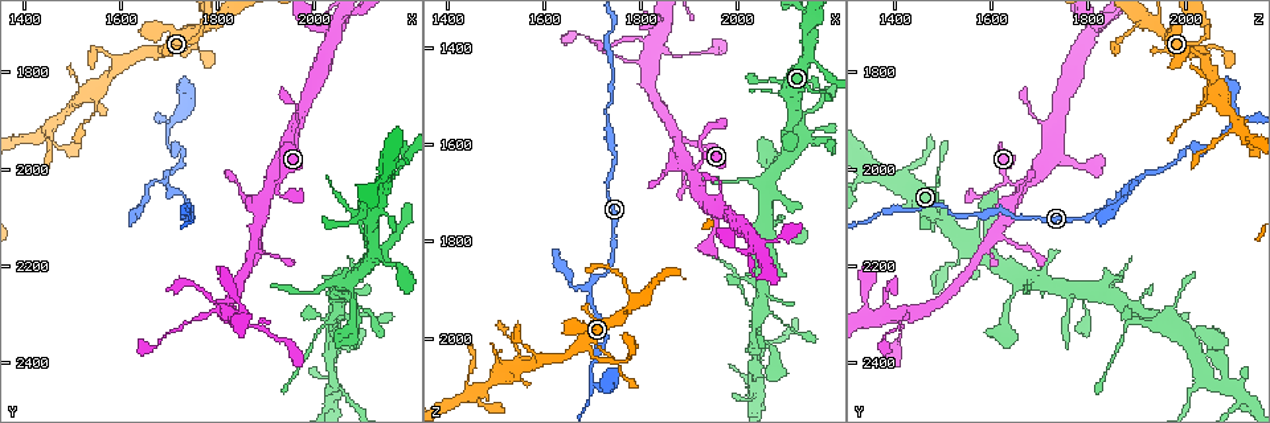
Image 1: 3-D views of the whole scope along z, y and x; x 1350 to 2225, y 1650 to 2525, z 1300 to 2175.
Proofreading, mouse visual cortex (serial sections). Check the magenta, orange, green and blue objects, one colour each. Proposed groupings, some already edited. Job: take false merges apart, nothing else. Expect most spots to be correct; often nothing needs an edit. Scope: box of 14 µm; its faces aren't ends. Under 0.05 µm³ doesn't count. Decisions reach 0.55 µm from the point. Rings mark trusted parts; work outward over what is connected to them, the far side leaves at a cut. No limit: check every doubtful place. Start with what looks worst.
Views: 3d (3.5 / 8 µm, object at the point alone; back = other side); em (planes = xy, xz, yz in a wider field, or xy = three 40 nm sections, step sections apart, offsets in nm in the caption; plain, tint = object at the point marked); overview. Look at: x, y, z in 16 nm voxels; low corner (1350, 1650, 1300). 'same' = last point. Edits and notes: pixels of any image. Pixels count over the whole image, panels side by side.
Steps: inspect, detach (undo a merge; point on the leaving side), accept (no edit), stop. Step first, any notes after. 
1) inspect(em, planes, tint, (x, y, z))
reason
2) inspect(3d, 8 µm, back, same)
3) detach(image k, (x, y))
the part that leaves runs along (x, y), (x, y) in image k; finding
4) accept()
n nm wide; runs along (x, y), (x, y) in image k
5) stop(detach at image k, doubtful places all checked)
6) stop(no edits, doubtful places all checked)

inspect(em, xy, step 2, tint, (1690, 2030, 1890))
abrupt turn

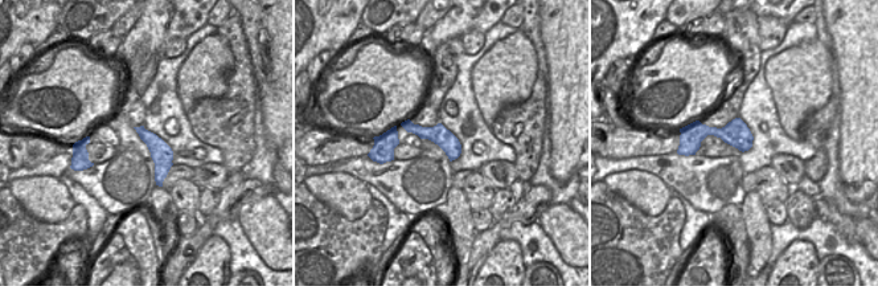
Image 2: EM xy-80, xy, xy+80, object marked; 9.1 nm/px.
inspect(3d, 3.5 µm, same)
see where the arms go

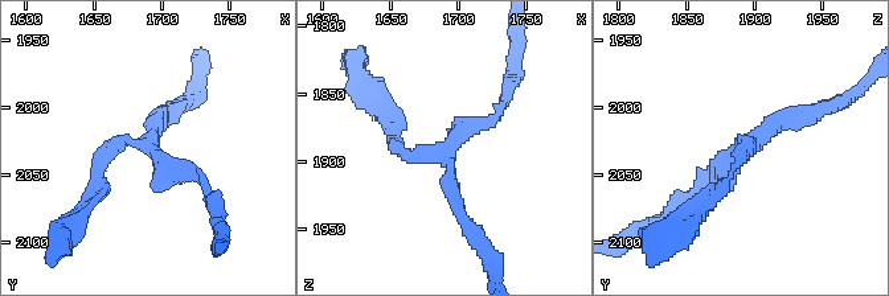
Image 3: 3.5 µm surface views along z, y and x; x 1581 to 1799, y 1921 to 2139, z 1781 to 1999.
accept()
3 arms; arms of 150, 150, 200 nm; runs along (699, 188), (769, 127), (816, 110) in image 3; one cell here

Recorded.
inspect(3d, 3.5 µm, (2050, 2290, 1890))
two arms in line, one across

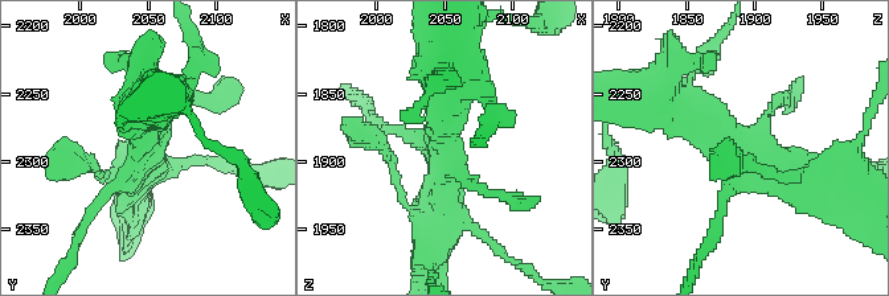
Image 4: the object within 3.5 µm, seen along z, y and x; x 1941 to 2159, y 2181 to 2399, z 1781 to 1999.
inspect(em, xy, step 5, tint, (2050, 2286, 1886))

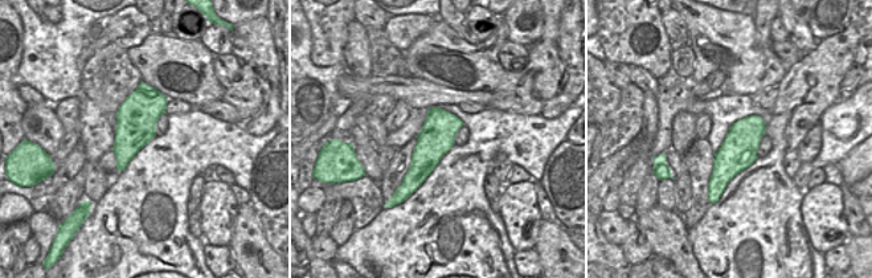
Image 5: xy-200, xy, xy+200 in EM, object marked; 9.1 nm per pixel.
accept()
runs along (660, 99), (810, 172) in image 4; one cell here

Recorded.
inspect(3d, 3.5 µm, (1780, 2300, 1425))
thick turns thin

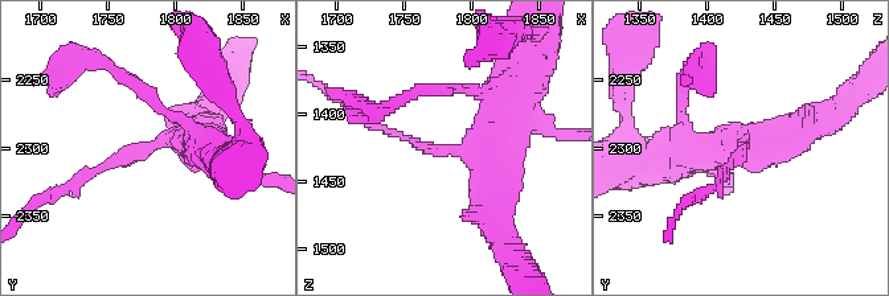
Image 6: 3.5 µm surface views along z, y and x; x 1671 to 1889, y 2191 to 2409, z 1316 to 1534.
inspect(em, planes, tint, (1778, 2300, 1428))
arms of 100, 500 nm; need the tissue

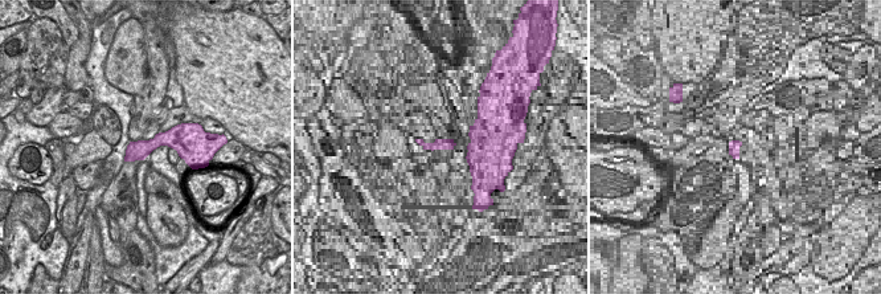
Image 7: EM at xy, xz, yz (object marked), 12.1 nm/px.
accept()
runs along (187, 143), (156, 141), (128, 158) in image 7; one cell here

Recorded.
inspect(3d, 3.5 µm, (1700, 1910, 2095))
three arms meet

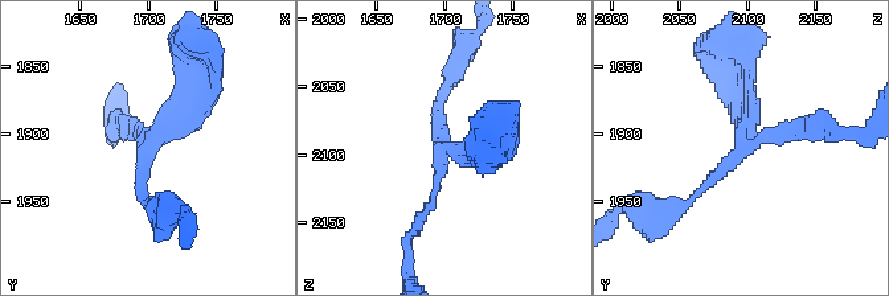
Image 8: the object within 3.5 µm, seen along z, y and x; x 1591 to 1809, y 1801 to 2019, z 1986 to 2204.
inspect(em, planes, tint, (1698, 1912, 2096))
3 arms; arms of 150, 150, 200 nm; need the tissue

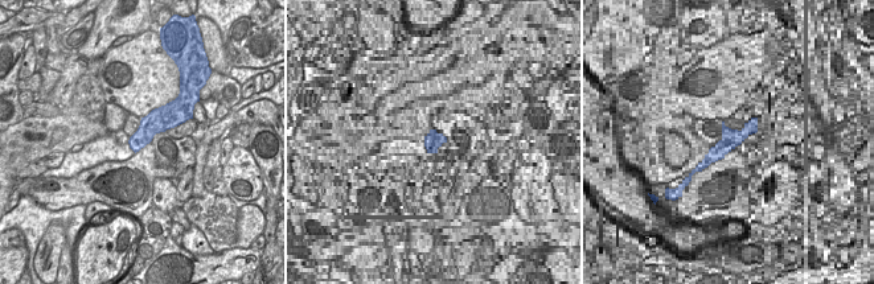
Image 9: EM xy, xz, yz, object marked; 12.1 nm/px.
inspect(em, xy, step 5, tint, same)
another direction

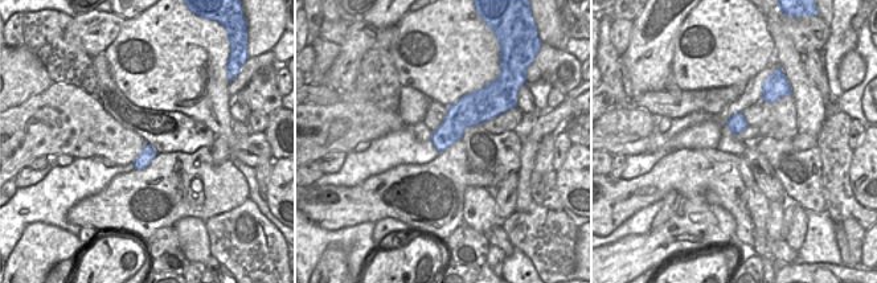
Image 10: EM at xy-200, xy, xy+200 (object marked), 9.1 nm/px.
accept()
runs along (677, 208), (742, 151), (745, 86) in image 8; continuous, no second cell

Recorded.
stop(no edits, doubtful places all checked)

